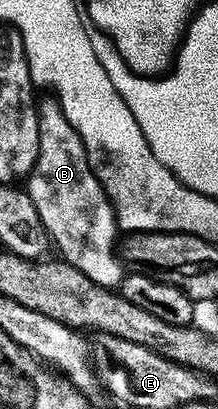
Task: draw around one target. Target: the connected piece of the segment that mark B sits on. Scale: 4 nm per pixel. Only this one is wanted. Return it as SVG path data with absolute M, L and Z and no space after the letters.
M56 98L48 99L42 99L37 106L39 152L27 177L28 194L41 223L49 232L52 247L61 251L58 252L60 259L87 274L91 282L116 289L123 279L123 264L115 247L119 236L117 218L87 162L85 147L75 126L67 122L61 103Z

